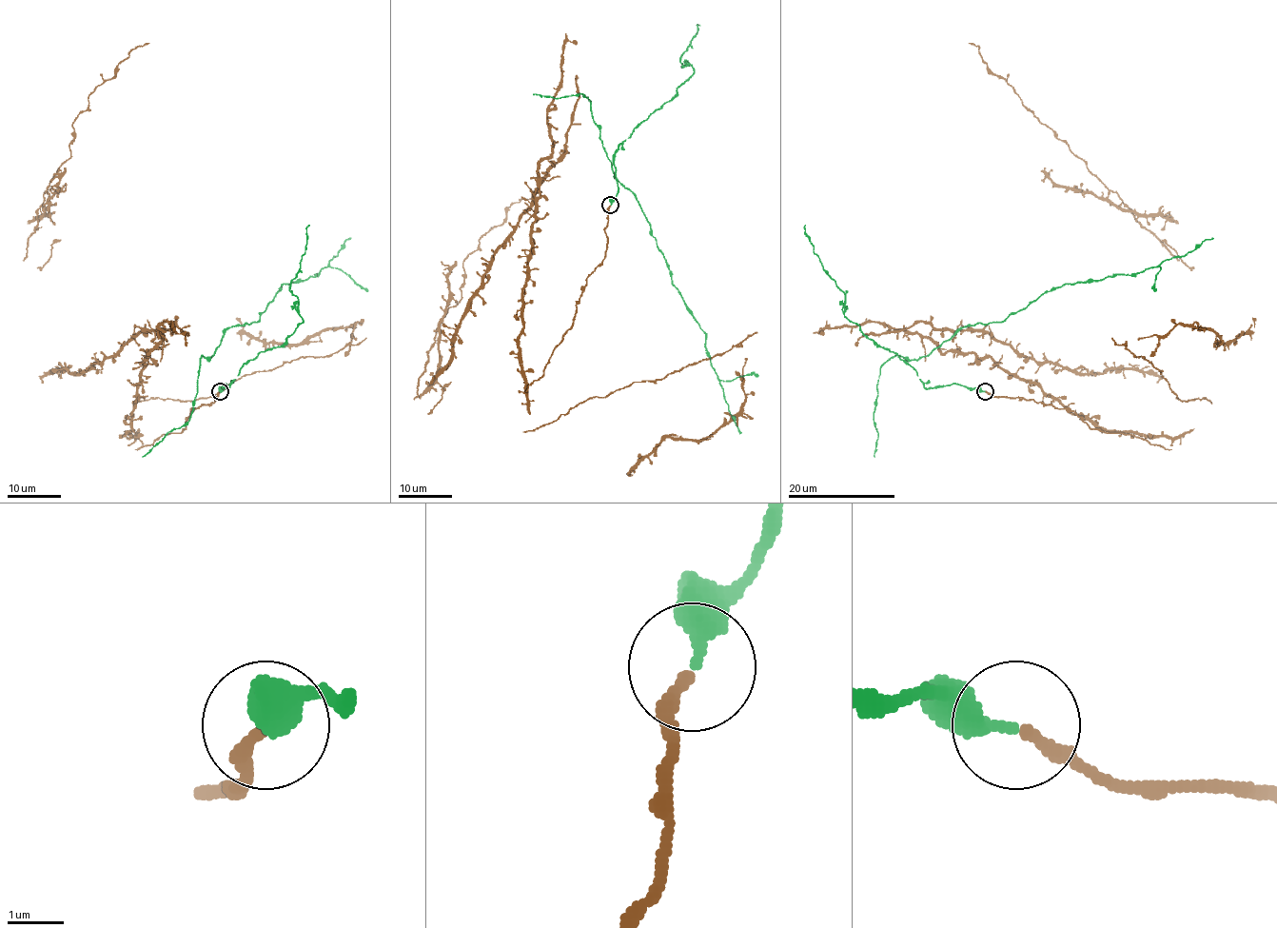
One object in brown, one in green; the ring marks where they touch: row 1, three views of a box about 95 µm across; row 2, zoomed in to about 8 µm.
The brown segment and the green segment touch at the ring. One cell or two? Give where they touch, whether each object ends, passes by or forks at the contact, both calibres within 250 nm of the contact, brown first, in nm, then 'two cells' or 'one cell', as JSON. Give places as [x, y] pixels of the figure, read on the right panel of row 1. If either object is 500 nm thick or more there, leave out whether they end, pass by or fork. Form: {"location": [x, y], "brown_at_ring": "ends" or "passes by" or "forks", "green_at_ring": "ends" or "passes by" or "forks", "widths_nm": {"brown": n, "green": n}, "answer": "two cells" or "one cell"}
{"location": [985, 391], "brown_at_ring": "ends", "green_at_ring": "ends", "widths_nm": {"brown": 240, "green": 320}, "answer": "one cell"}

